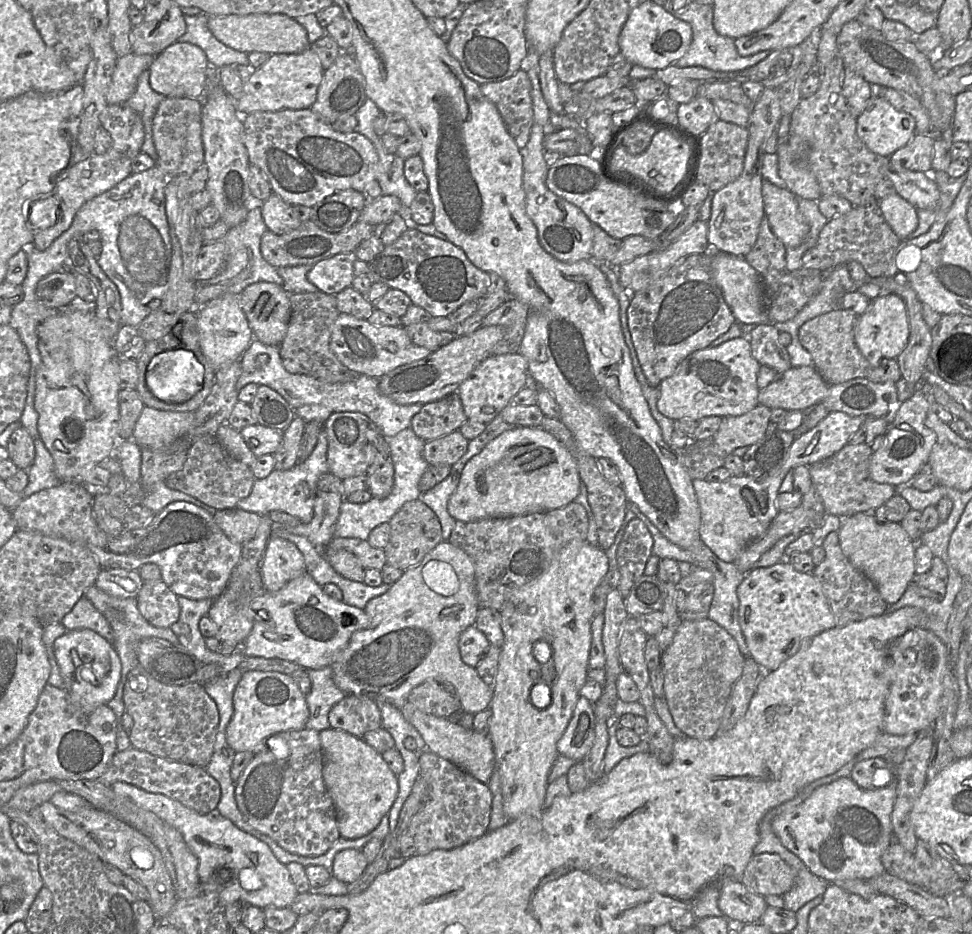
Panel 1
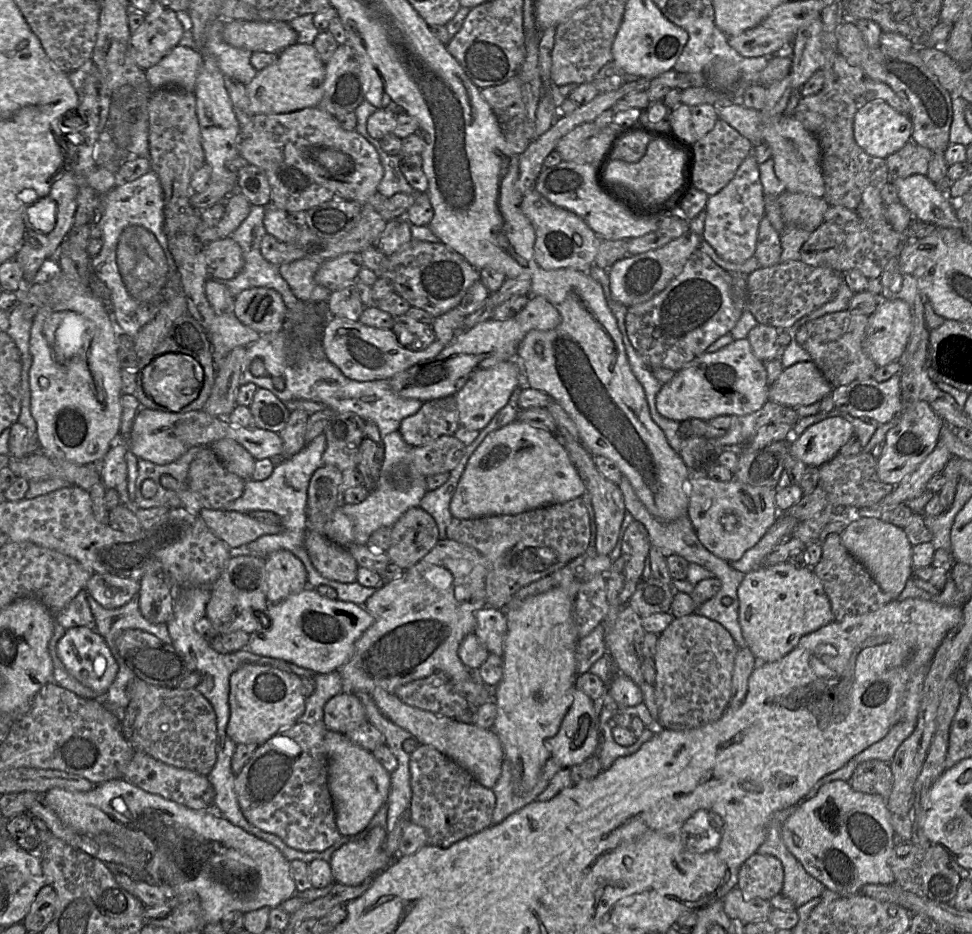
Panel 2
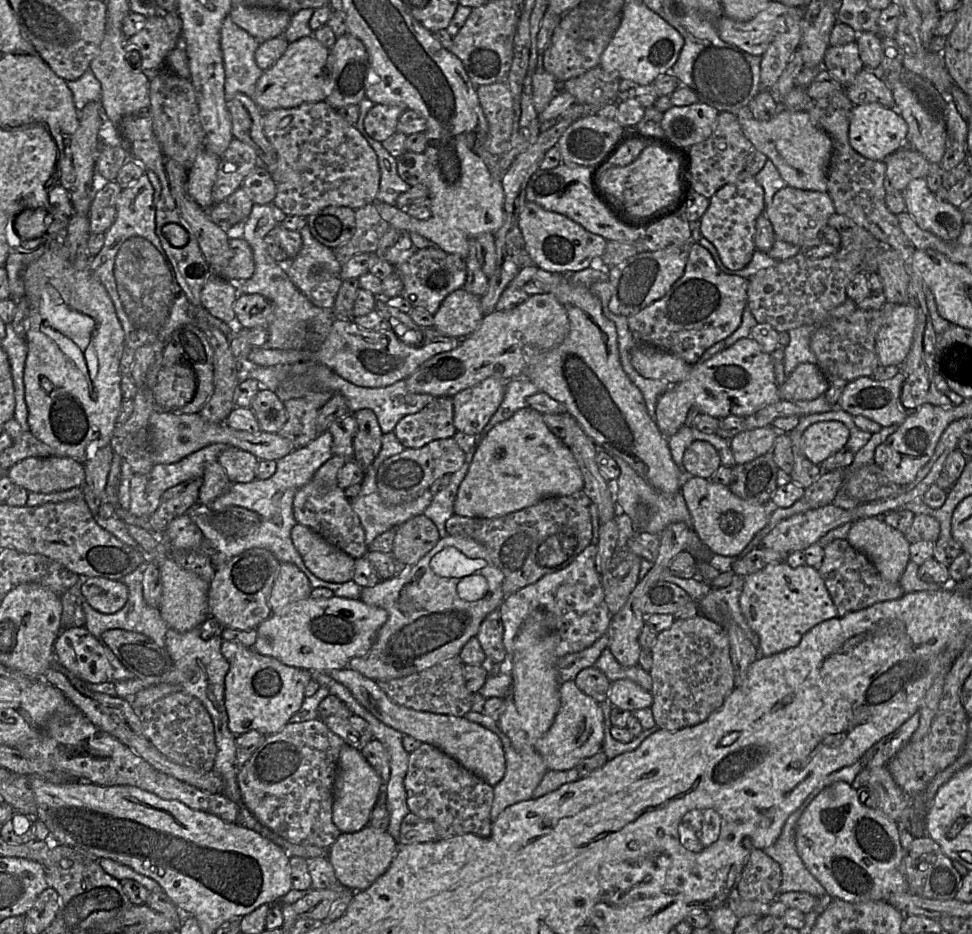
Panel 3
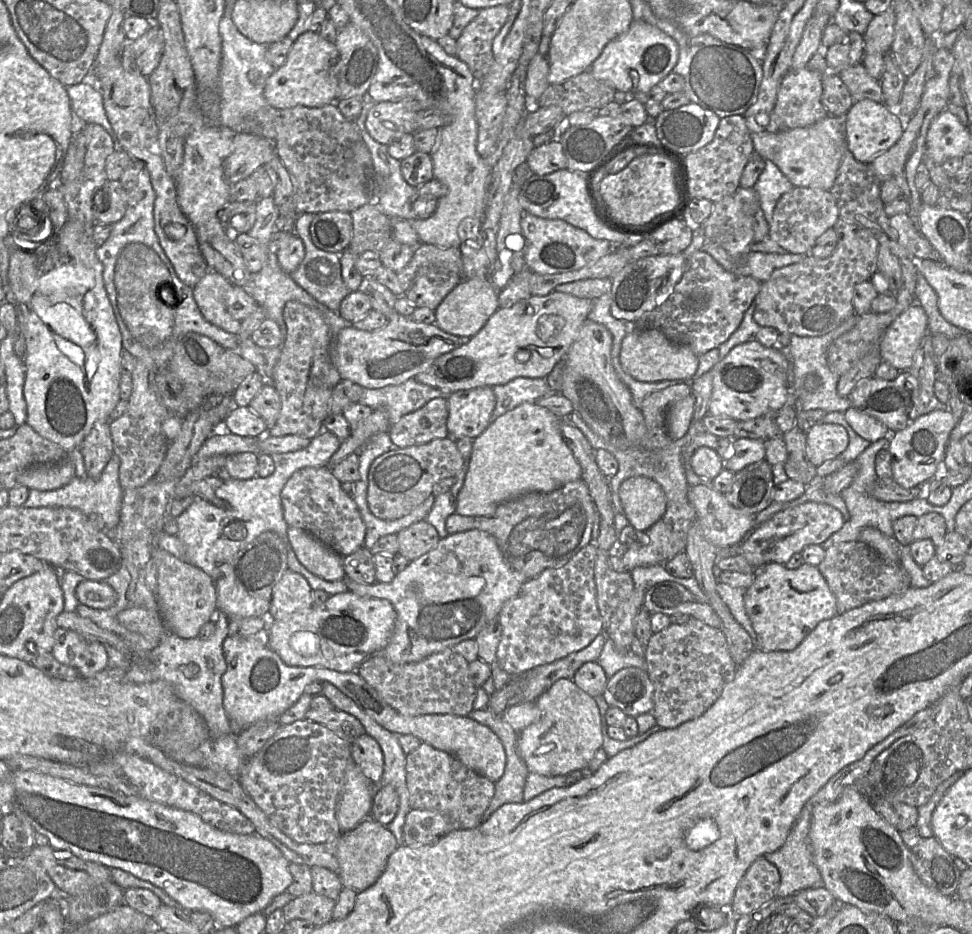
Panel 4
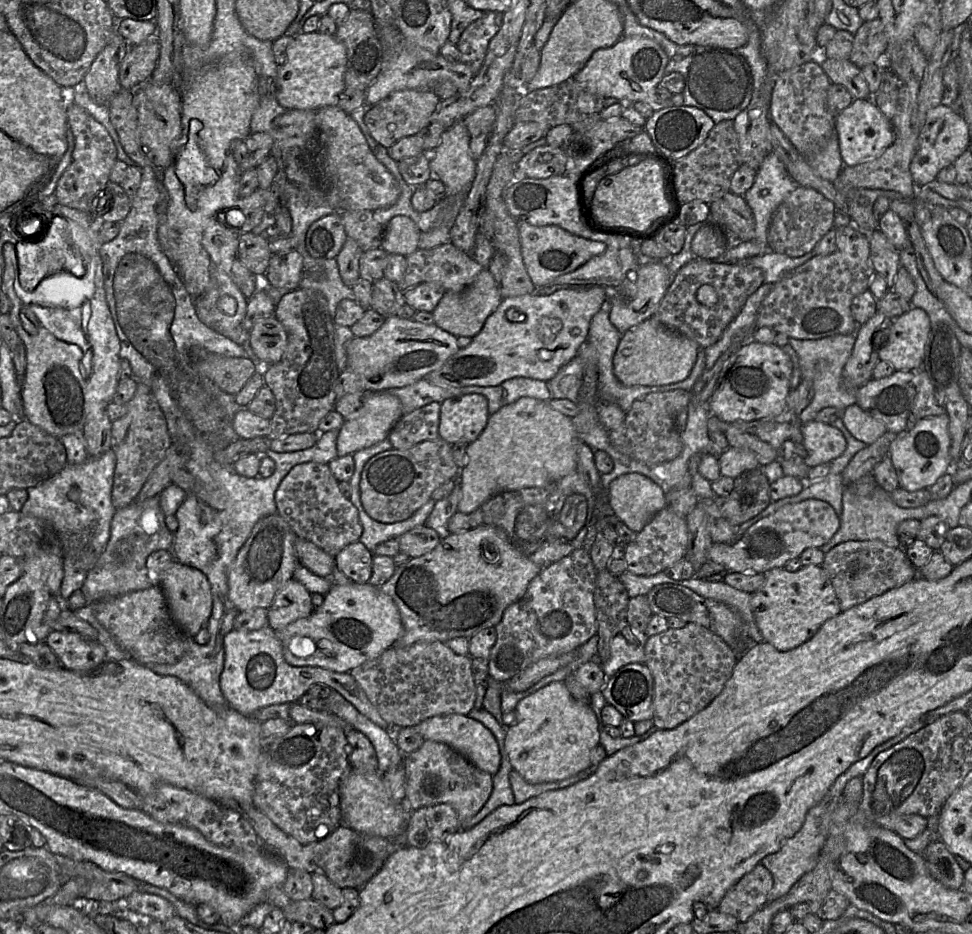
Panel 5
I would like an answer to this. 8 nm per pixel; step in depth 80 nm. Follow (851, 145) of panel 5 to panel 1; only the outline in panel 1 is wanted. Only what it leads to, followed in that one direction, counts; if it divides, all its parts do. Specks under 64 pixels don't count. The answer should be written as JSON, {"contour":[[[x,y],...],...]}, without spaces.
{"contour":[[[871,96],[856,119],[856,131],[870,151],[890,157],[911,141],[916,134],[916,122],[884,98]]]}

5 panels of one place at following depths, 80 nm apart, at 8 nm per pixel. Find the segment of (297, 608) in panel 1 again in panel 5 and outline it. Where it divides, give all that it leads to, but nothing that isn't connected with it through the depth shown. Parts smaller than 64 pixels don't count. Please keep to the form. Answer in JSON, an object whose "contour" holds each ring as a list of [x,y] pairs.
{"contour":[[[370,583],[333,584],[323,604],[305,618],[277,632],[286,662],[345,673],[378,657],[395,645],[403,633],[397,605],[380,588]]]}

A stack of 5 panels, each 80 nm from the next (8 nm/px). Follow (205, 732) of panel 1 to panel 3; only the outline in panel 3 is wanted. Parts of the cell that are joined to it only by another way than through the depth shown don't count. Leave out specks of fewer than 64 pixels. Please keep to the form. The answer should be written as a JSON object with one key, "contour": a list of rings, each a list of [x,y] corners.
{"contour":[[[178,692],[153,702],[140,714],[142,729],[151,744],[170,761],[200,771],[211,771],[217,754],[214,727],[203,704]]]}

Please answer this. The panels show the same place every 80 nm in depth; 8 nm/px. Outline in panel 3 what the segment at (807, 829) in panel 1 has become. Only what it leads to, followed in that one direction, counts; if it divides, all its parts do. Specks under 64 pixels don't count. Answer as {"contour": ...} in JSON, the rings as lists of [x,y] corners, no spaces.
{"contour":[[[844,781],[824,787],[806,806],[795,830],[797,852],[809,872],[819,881],[830,898],[850,903],[888,901],[894,894],[909,892],[903,873],[903,847],[898,824],[882,811],[868,807],[860,800],[859,792]]]}

